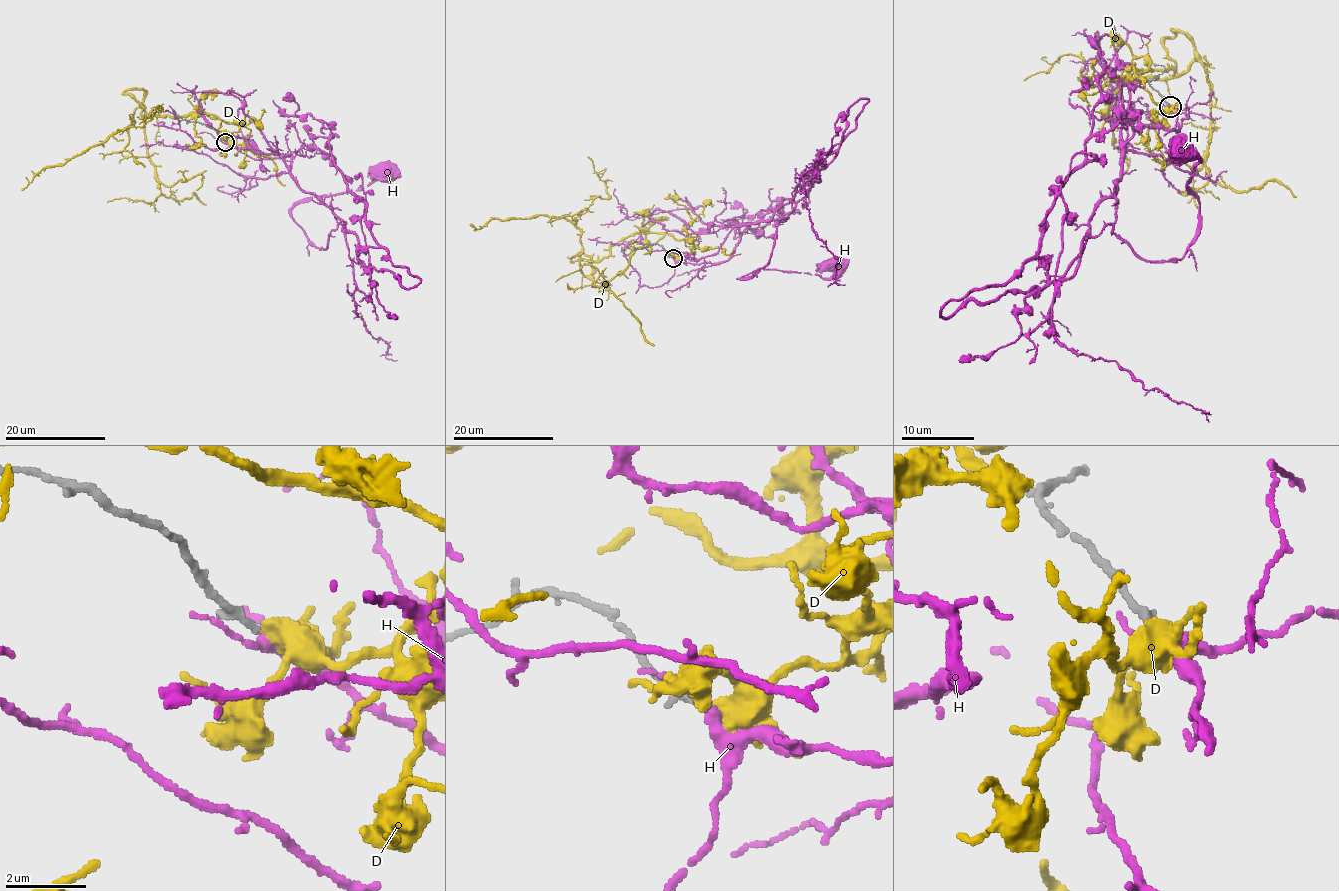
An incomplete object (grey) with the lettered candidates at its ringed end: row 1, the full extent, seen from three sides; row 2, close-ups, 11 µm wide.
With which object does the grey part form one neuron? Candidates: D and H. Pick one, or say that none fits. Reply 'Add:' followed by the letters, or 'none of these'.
Add: H

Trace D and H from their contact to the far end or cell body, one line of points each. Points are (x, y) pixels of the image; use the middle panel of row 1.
D: (674, 258), (696, 240), (636, 233), (572, 259), (588, 275), (563, 217), (470, 224)
H: (674, 258), (725, 261), (739, 226), (793, 202), (765, 264), (739, 278), (760, 269), (820, 274), (837, 264)

